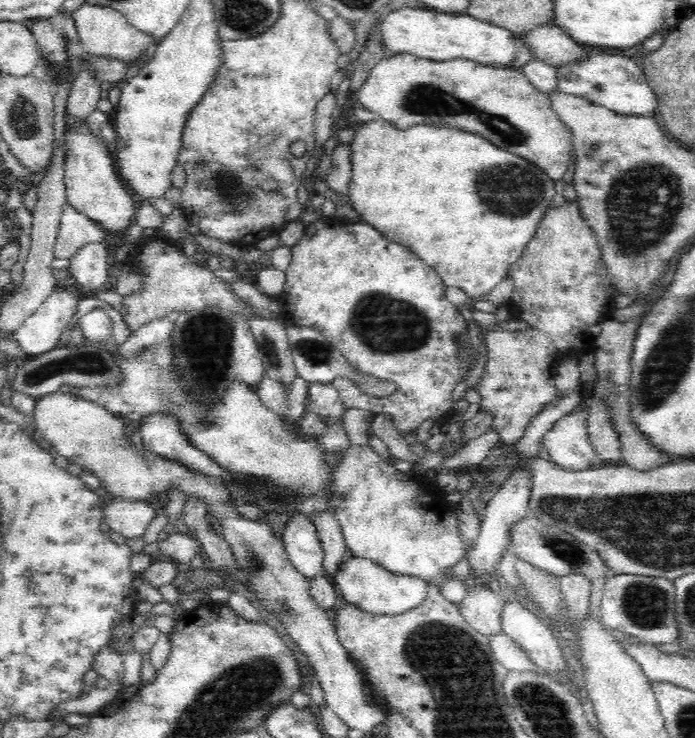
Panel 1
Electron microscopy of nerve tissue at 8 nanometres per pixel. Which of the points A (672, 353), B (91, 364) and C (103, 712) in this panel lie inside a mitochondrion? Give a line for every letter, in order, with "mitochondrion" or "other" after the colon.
A: mitochondrion
B: mitochondrion
C: other

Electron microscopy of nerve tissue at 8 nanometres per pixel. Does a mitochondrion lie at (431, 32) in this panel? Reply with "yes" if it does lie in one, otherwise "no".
no

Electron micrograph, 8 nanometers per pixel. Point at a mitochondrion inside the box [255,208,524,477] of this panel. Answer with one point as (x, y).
(384, 325)

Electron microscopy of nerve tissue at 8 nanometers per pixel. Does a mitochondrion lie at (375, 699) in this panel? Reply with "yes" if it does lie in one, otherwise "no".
no

